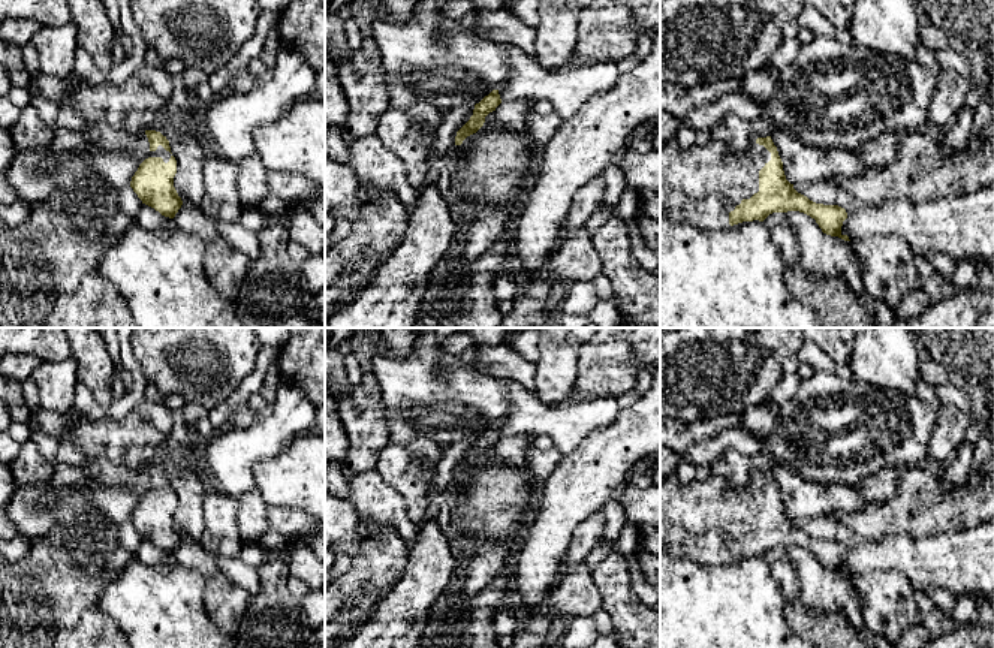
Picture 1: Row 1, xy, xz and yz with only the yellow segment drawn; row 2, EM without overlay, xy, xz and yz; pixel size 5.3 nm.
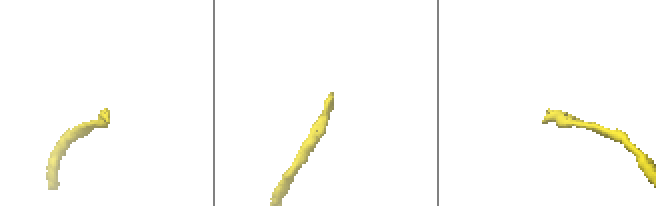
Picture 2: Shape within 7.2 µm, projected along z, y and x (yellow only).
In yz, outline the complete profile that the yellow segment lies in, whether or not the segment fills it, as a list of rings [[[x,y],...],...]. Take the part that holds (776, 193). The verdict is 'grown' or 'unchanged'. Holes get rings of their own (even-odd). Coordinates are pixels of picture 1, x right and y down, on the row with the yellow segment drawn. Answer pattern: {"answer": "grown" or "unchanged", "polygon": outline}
{"answer": "grown", "polygon": [[[771,136],[757,138],[750,151],[731,153],[722,142],[711,141],[707,145],[681,148],[677,139],[660,142],[660,214],[674,221],[684,221],[704,229],[725,229],[743,221],[763,221],[772,213],[799,211],[816,220],[823,233],[850,241],[841,233],[843,221],[847,218],[844,208],[823,205],[798,193],[786,180],[783,162]]]}

